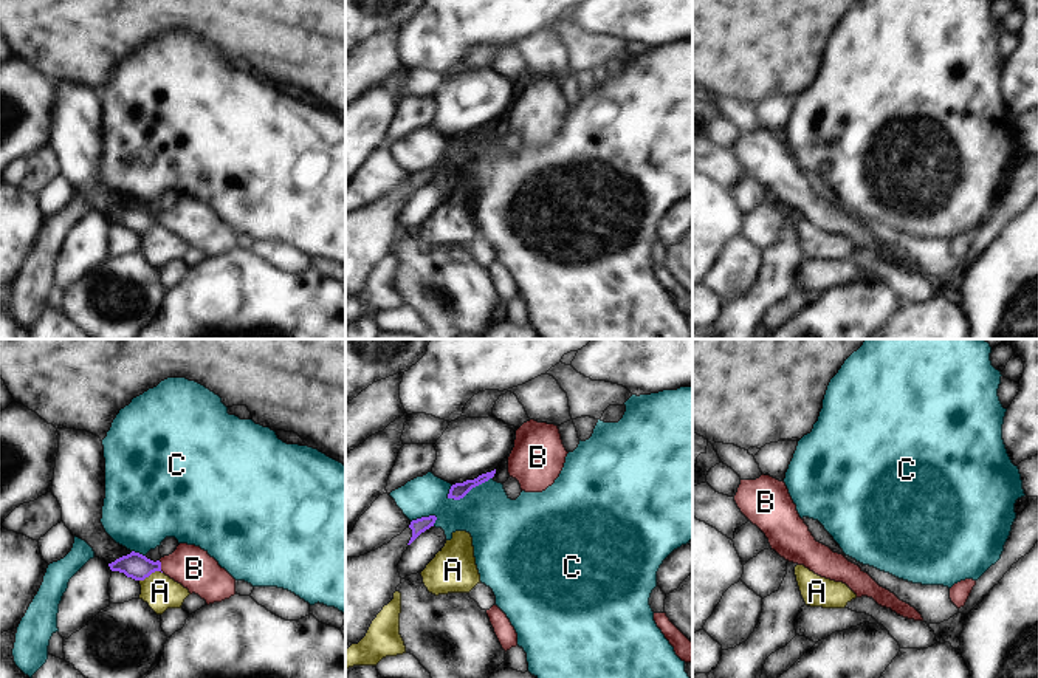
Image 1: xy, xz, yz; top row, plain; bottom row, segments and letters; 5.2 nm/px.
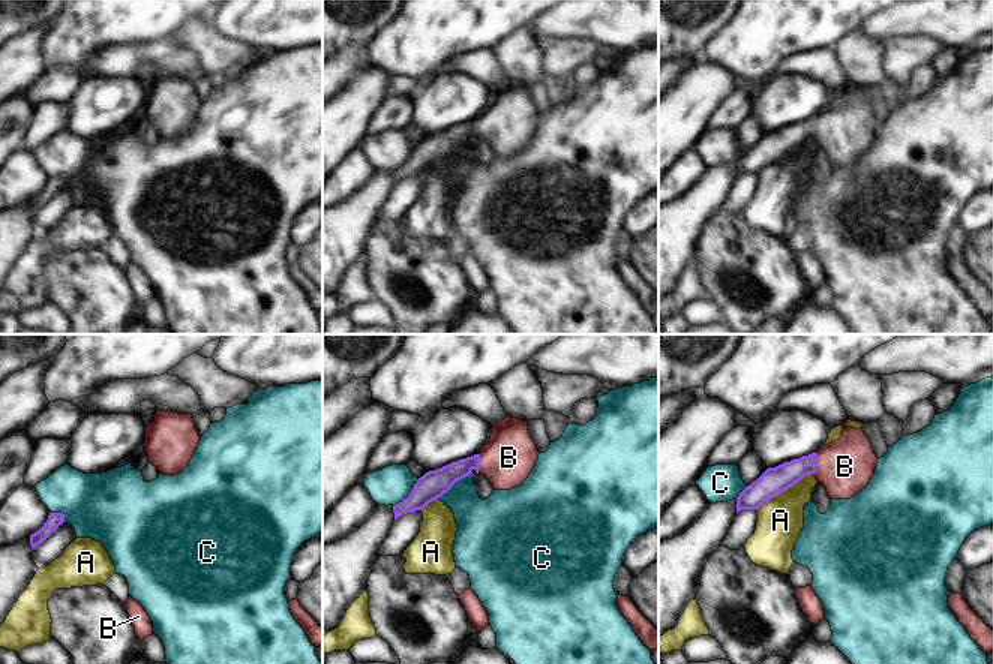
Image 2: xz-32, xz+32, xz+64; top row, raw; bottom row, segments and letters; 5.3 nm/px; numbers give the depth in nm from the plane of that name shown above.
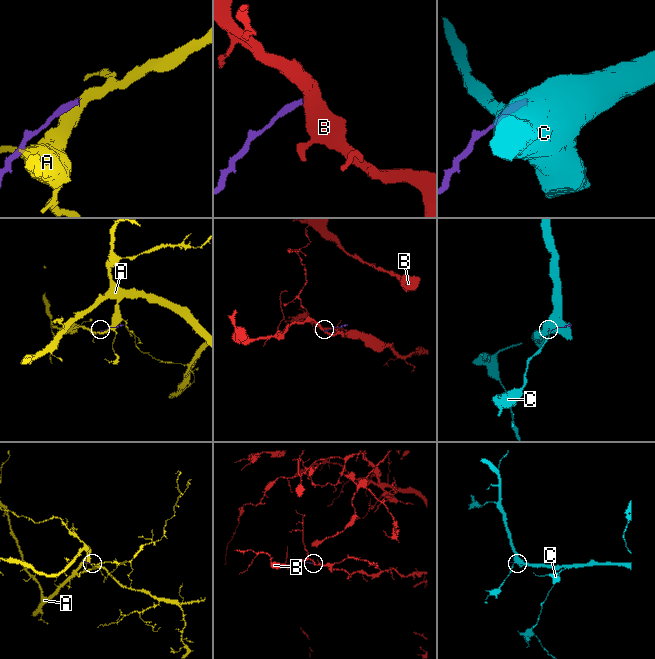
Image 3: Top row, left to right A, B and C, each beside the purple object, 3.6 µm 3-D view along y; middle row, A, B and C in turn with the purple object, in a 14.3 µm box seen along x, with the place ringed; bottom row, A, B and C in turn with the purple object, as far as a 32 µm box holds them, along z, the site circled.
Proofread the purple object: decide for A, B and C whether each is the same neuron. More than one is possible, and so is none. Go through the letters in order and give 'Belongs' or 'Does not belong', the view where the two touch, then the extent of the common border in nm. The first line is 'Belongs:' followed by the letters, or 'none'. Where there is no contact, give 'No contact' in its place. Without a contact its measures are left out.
Belongs: B
A: Does not belong. Touches purple in xy. Shared border 130 nm
B: Belongs. Touches purple in xy. Shared border 70 nm
C: Does not belong. Touches purple in xz. Shared border 260 nm.

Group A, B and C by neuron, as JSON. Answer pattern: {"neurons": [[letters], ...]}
{"neurons": [["A"], ["B"], ["C"]]}

